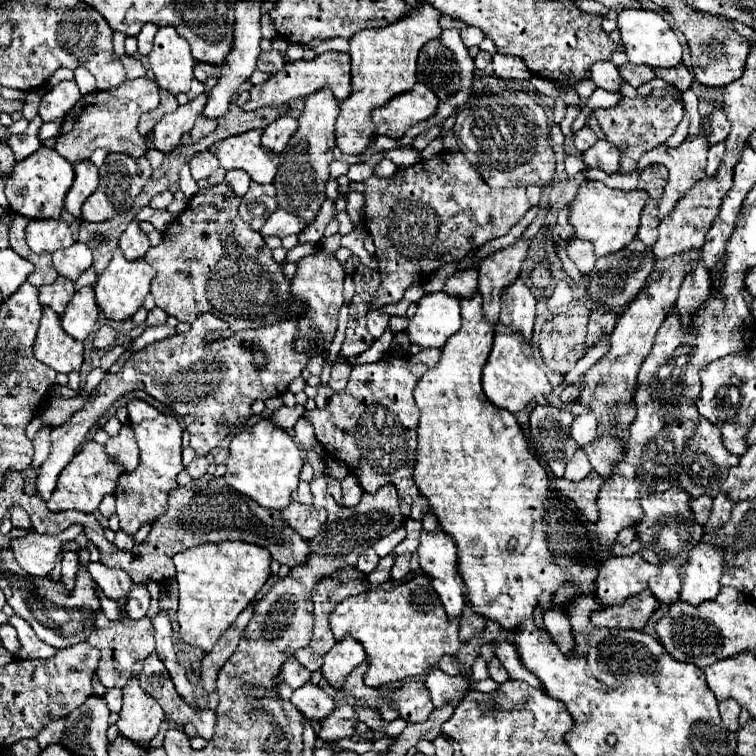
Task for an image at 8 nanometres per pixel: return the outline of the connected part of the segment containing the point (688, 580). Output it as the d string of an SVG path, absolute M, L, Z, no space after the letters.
M699 543L689 551L687 563L683 565L683 575L681 575L681 591L679 591L679 601L689 603L689 605L699 605L703 601L711 601L717 597L721 589L721 575L723 575L723 551L717 547L711 547L707 543Z

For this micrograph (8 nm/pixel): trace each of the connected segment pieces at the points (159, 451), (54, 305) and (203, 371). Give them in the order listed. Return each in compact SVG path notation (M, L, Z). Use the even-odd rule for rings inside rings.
M133 399L129 405L129 423L141 451L141 463L133 473L123 473L117 481L117 515L127 535L135 535L141 525L153 523L167 511L167 495L177 487L177 475L185 469L181 463L181 425L175 417L163 415L153 405Z
M57 277L55 283L39 287L39 303L43 307L51 307L55 313L63 315L67 303L71 301L71 295L75 293L75 287L69 279Z
M205 313L191 323L189 331L143 347L129 357L119 373L107 373L99 387L93 391L91 399L85 403L85 407L61 427L51 429L51 453L37 471L37 495L43 501L49 501L51 493L55 491L59 473L75 457L89 429L101 419L101 415L107 413L107 409L119 397L129 391L141 389L157 401L165 403L171 411L175 411L191 435L191 447L199 457L203 457L217 449L235 431L235 427L241 427L249 421L253 401L267 401L271 397L283 395L287 391L287 385L301 377L301 371L309 363L309 355L297 353L293 349L297 319L285 319L257 329L235 331L229 339L205 343L205 333L215 329L219 329L219 319L211 313ZM243 341L251 341L255 343L255 347L261 347L267 353L267 367L255 371L255 365L251 361L253 353L243 347Z

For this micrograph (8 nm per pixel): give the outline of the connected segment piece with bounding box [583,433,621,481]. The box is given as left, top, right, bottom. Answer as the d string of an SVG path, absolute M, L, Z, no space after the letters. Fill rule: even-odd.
M609 433L609 435L595 439L593 445L585 445L583 449L587 451L587 457L589 457L593 469L597 471L597 475L603 481L607 481L611 477L613 465L619 461L619 455L621 455L619 439L615 439L613 433Z

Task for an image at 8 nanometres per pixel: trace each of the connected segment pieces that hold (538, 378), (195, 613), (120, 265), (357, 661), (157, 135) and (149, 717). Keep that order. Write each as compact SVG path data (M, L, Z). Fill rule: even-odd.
M501 323L495 325L493 349L483 367L483 391L495 407L507 409L511 413L519 413L535 397L547 395L553 391L553 385L549 383L545 371L537 365L537 361L533 357L533 347L527 345L519 333L511 331L509 327L505 327Z
M243 541L199 545L195 549L183 551L181 555L175 555L173 561L179 583L179 635L185 643L203 649L205 653L213 649L219 635L231 627L237 615L255 601L257 593L271 575L269 551Z
M117 249L109 267L99 275L99 281L95 285L95 299L109 321L125 321L135 315L135 311L143 305L143 299L149 295L151 281L155 277L155 269L147 265L145 261L127 261L123 253Z
M345 637L343 641L335 643L335 647L323 657L321 673L335 691L341 691L347 675L355 667L359 667L365 659L367 659L367 655L365 655L363 647L353 637L349 637L349 639Z
M199 95L197 99L179 107L175 113L165 115L153 129L153 147L165 155L173 153L179 147L181 137L193 129L195 119L203 113L205 103L207 95Z
M133 677L127 687L123 687L123 709L119 713L117 729L119 735L131 739L133 743L143 743L143 747L151 745L151 739L159 733L159 725L165 719L159 703L147 695L139 679Z

